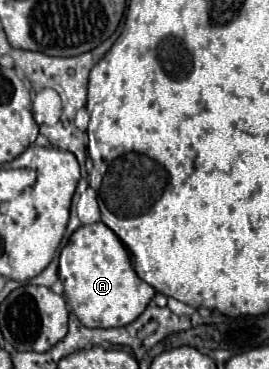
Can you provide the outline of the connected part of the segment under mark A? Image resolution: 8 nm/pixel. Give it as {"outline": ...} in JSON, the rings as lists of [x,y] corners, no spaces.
{"outline":[[[103,222],[81,226],[73,232],[59,256],[59,280],[63,282],[71,312],[89,328],[127,326],[143,314],[155,296],[153,286],[135,274],[129,252],[121,240]]]}

